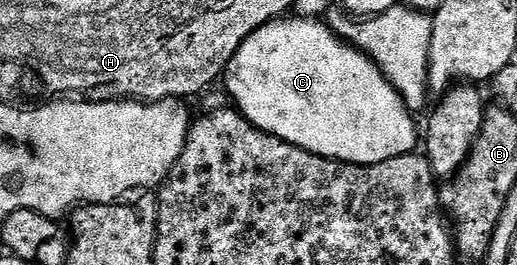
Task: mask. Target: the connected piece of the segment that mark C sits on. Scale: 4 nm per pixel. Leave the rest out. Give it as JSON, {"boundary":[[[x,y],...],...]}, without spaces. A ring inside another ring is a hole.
{"boundary":[[[284,16],[275,19],[273,22],[267,22],[261,28],[257,28],[241,44],[241,48],[237,48],[237,52],[233,57],[227,61],[221,82],[222,85],[227,85],[227,94],[235,101],[232,102],[234,109],[238,110],[252,126],[255,126],[258,130],[265,131],[267,134],[273,135],[275,138],[285,140],[305,152],[313,152],[322,158],[332,158],[335,162],[348,162],[354,166],[381,164],[385,160],[393,160],[397,156],[405,156],[406,154],[412,153],[418,147],[415,145],[418,142],[420,145],[421,142],[420,131],[419,134],[415,131],[416,115],[408,110],[407,105],[403,102],[403,98],[392,88],[391,82],[379,71],[375,62],[367,57],[362,50],[356,50],[350,42],[344,42],[332,27],[330,30],[323,23],[323,20],[302,16]]]}

